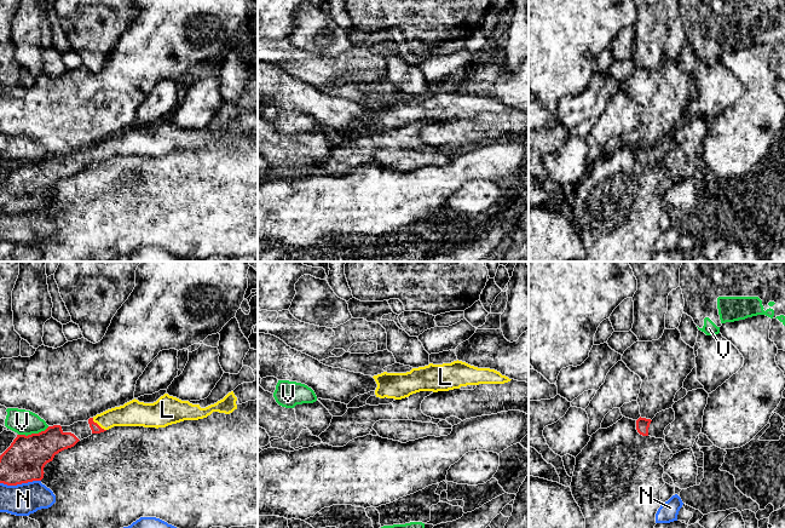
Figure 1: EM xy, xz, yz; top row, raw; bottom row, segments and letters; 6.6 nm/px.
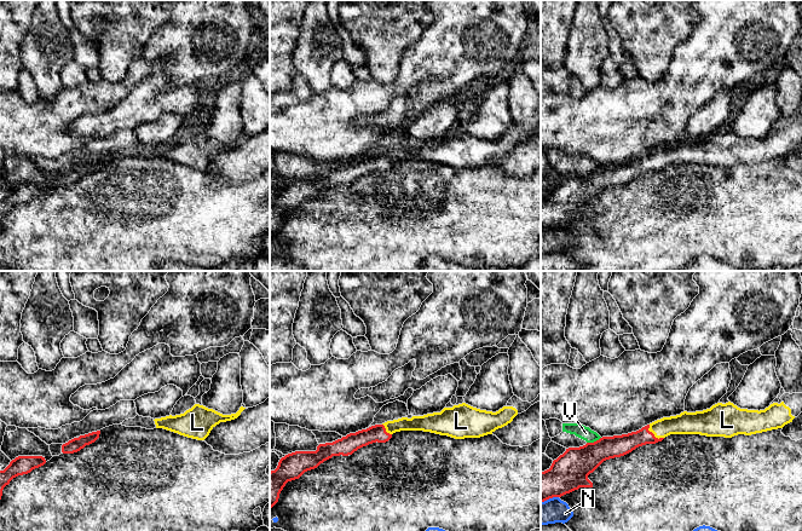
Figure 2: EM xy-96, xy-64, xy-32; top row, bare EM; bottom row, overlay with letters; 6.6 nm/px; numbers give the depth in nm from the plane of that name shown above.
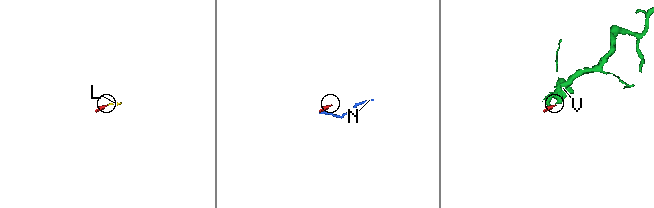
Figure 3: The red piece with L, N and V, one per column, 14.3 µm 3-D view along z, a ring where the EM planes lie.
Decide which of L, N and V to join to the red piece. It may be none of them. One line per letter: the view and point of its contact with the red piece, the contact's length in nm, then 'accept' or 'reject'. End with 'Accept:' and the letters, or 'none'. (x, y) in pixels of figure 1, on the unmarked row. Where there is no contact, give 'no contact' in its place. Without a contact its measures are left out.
L: contact xy (97, 153); length 130 nm; accept
N: contact xy (19, 212); length 280 nm; reject
V: contact xy (33, 162); length 220 nm; reject
Accept: L

